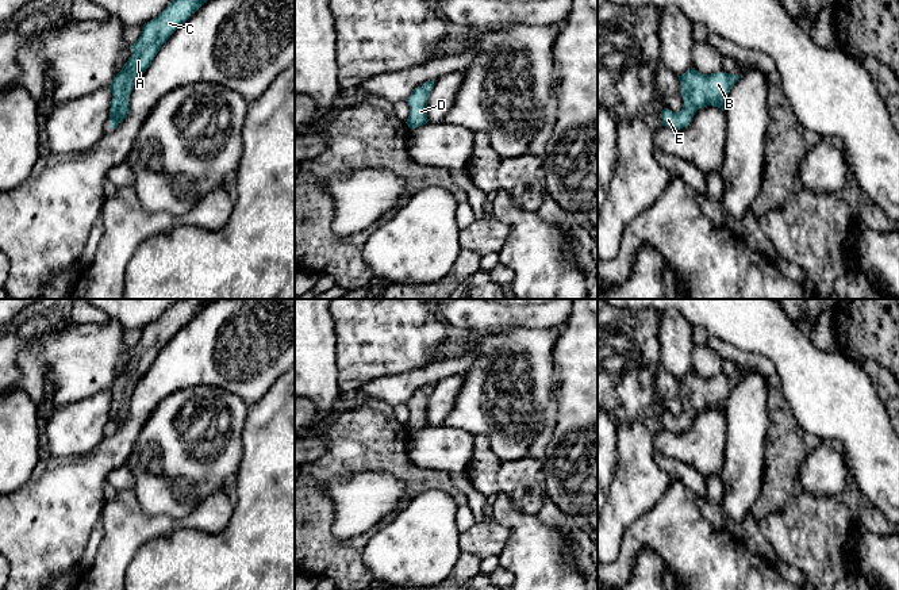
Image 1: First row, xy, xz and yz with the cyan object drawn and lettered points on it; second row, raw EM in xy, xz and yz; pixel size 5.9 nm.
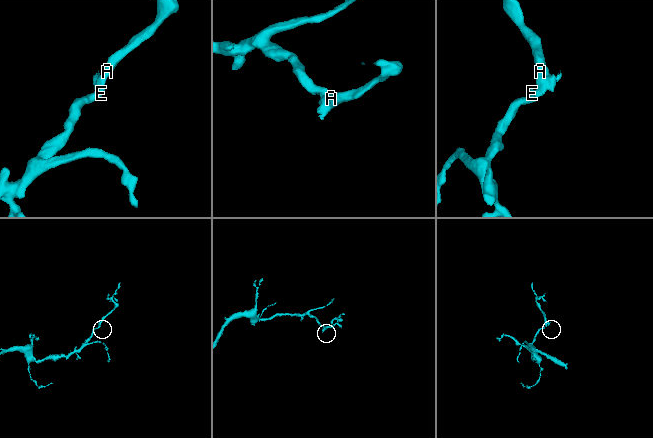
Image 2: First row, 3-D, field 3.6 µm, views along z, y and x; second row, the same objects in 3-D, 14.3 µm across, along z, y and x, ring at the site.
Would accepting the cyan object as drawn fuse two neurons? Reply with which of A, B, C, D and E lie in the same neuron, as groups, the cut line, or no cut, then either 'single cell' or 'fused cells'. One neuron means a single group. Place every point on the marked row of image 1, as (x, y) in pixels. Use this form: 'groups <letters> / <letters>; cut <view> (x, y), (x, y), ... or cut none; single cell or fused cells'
groups A B C D E; cut none; single cell

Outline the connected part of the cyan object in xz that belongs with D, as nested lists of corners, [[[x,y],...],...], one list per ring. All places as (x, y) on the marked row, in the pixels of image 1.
[[[426,81],[420,87],[415,88],[407,103],[410,106],[410,116],[407,124],[410,129],[423,126],[429,122],[427,119],[427,99],[434,87],[434,81]]]

